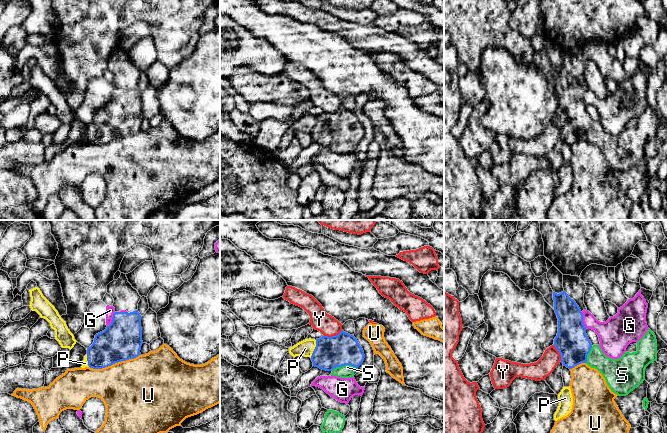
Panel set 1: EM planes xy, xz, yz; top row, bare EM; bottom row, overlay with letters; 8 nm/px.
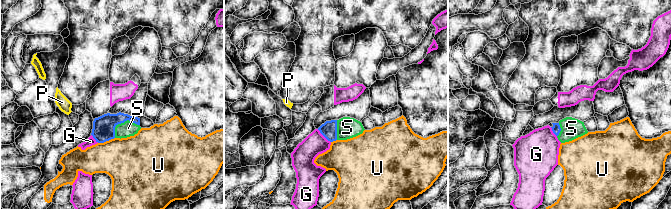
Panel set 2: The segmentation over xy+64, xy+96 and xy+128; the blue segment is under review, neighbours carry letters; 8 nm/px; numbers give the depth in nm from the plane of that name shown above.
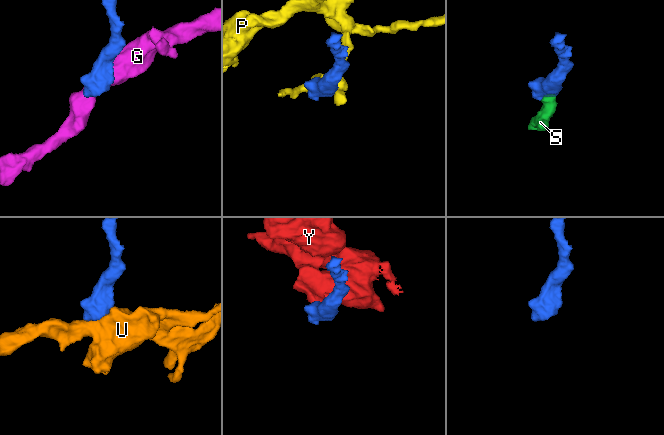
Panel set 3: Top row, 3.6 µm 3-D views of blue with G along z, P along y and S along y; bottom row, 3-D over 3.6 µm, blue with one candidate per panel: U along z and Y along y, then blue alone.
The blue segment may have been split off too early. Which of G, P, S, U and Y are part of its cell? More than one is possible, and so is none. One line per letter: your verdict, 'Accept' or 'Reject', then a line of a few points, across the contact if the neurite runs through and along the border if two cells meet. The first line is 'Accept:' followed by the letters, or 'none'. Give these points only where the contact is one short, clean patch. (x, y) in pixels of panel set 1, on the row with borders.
Accept: S
G: Reject
P: Reject. Line: xz (316, 340), (316, 346), (310, 357)
S: Accept. Line: xz (343, 349), (343, 365), (347, 371)
U: Reject. Line: xy (140, 354), (101, 368), (89, 367)
Y: Reject. Line: xz (342, 330), (335, 335), (324, 336)

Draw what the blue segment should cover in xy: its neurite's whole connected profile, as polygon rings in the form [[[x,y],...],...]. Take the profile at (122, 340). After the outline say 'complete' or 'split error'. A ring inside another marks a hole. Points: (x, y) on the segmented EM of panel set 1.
[[[138,310],[115,312],[111,324],[96,334],[93,344],[87,348],[88,366],[102,369],[141,355],[141,318]]] | complete

